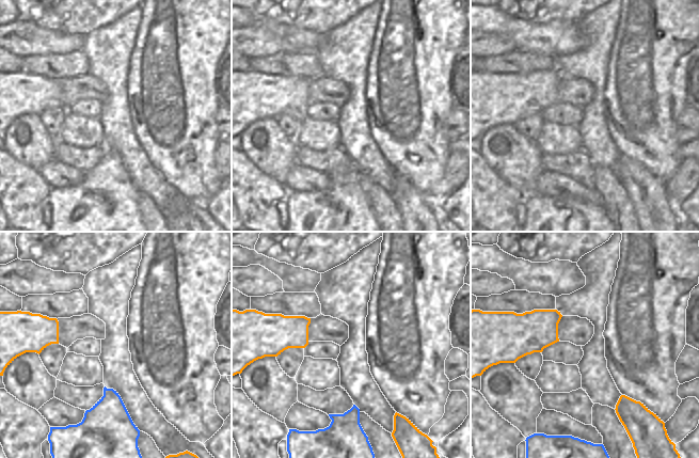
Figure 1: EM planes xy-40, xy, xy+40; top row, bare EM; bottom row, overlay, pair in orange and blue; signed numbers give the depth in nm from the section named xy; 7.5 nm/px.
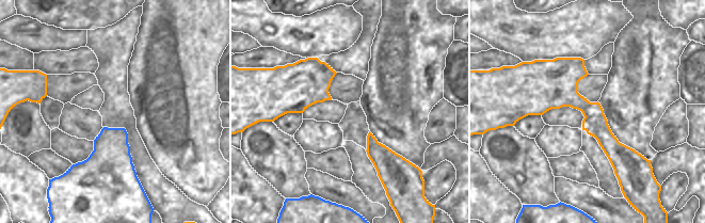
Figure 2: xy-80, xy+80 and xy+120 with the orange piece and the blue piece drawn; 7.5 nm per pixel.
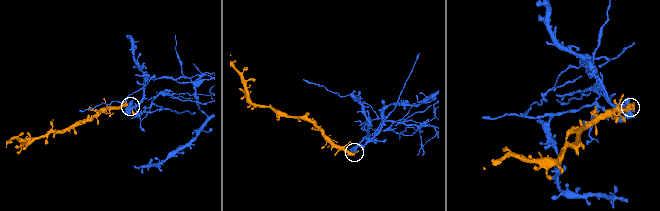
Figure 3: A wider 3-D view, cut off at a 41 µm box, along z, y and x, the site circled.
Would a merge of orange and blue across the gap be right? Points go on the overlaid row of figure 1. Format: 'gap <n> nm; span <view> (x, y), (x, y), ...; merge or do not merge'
gap 180 nm; span xy (392, 436), (370, 445); do not merge

